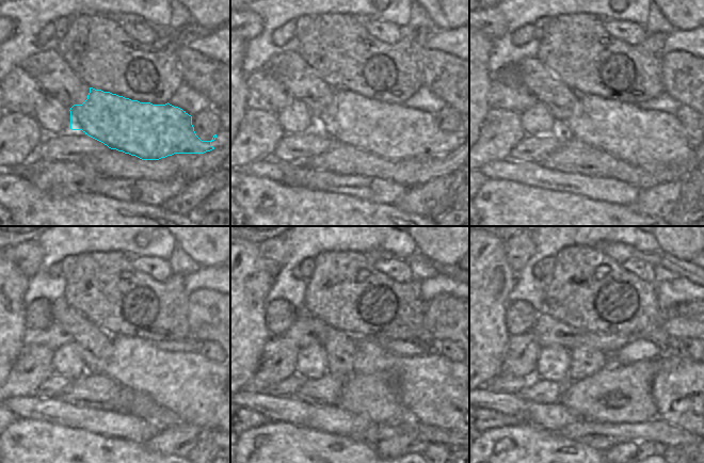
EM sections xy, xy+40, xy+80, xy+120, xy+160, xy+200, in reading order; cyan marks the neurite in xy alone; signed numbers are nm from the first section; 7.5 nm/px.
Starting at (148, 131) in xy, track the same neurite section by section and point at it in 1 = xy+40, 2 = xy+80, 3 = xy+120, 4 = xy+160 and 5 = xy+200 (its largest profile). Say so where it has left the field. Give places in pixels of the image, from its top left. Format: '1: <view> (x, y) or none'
1: xy+40 (392, 131)
2: xy+80 (633, 134)
3: xy+120 (195, 388)
4: xy+160 (436, 390)
5: xy+200 (686, 393)

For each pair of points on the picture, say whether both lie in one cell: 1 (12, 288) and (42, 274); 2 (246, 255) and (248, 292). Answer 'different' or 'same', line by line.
1: different
2: same

